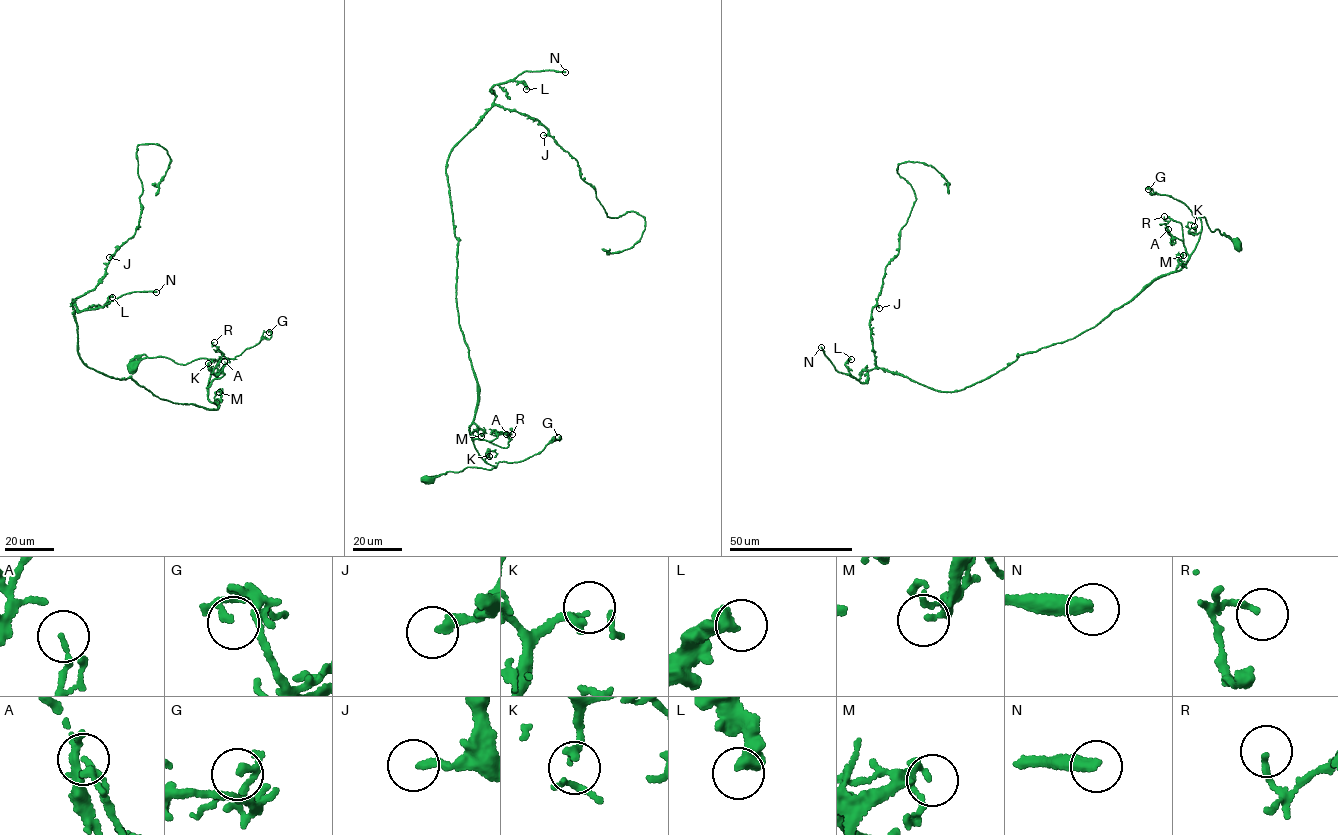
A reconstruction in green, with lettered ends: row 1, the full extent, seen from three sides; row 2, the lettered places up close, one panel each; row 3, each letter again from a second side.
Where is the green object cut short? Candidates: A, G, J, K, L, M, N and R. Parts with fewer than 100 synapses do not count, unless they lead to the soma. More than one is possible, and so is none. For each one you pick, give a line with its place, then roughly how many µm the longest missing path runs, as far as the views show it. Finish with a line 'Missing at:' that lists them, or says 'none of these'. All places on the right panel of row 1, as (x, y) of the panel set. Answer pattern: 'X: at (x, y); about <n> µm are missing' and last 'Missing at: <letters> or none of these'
N: at (821, 347); about 50 µm are missing
Missing at: N

